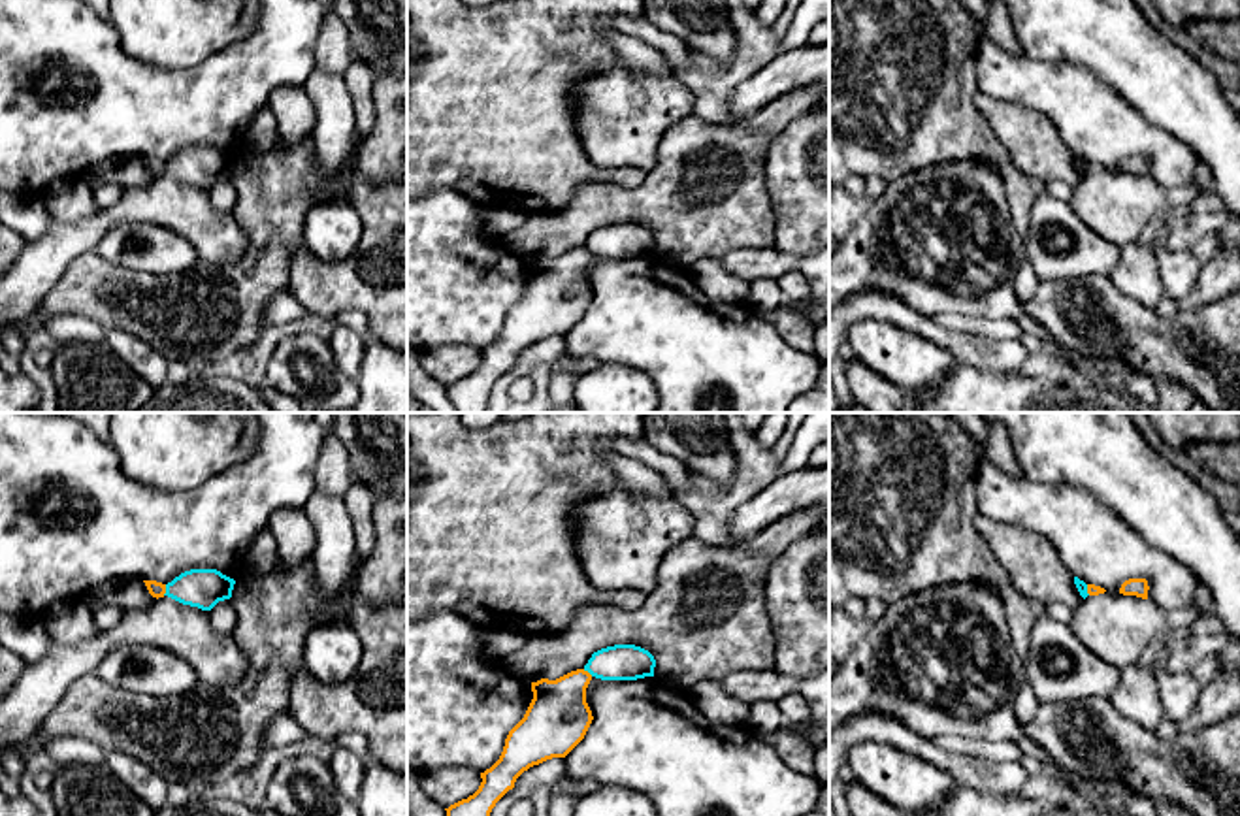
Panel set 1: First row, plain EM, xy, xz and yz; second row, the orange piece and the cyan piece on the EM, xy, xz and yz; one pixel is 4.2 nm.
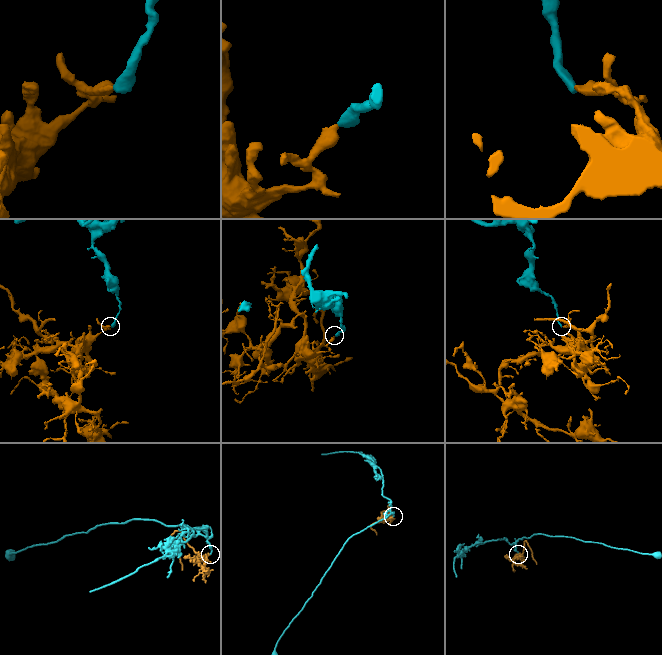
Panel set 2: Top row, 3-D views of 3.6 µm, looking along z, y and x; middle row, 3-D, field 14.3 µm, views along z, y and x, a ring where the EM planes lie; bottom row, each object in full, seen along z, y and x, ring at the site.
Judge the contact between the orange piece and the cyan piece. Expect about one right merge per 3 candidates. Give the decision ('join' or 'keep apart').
keep apart

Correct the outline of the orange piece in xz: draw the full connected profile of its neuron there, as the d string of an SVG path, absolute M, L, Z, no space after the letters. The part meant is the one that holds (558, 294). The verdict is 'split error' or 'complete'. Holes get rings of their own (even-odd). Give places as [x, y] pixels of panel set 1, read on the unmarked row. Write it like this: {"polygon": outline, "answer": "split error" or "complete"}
{"polygon": "M571 249L556 258L531 260L533 277L509 309L499 337L481 351L479 367L450 383L447 398L458 413L484 413L496 381L533 343L565 335L586 313L594 294L586 281L592 253Z", "answer": "complete"}

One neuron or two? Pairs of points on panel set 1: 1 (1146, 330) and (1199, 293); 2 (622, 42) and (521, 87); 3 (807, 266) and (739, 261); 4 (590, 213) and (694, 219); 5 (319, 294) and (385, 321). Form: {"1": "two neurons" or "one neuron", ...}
{"1": "two neurons", "2": "two neurons", "3": "one neuron", "4": "one neuron", "5": "one neuron"}

